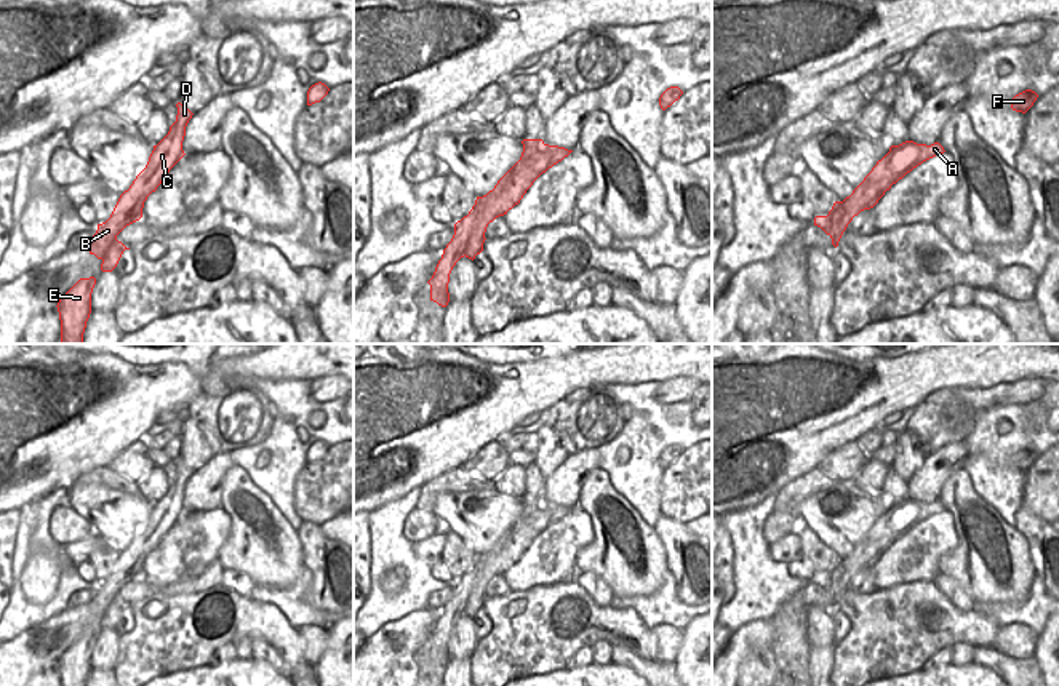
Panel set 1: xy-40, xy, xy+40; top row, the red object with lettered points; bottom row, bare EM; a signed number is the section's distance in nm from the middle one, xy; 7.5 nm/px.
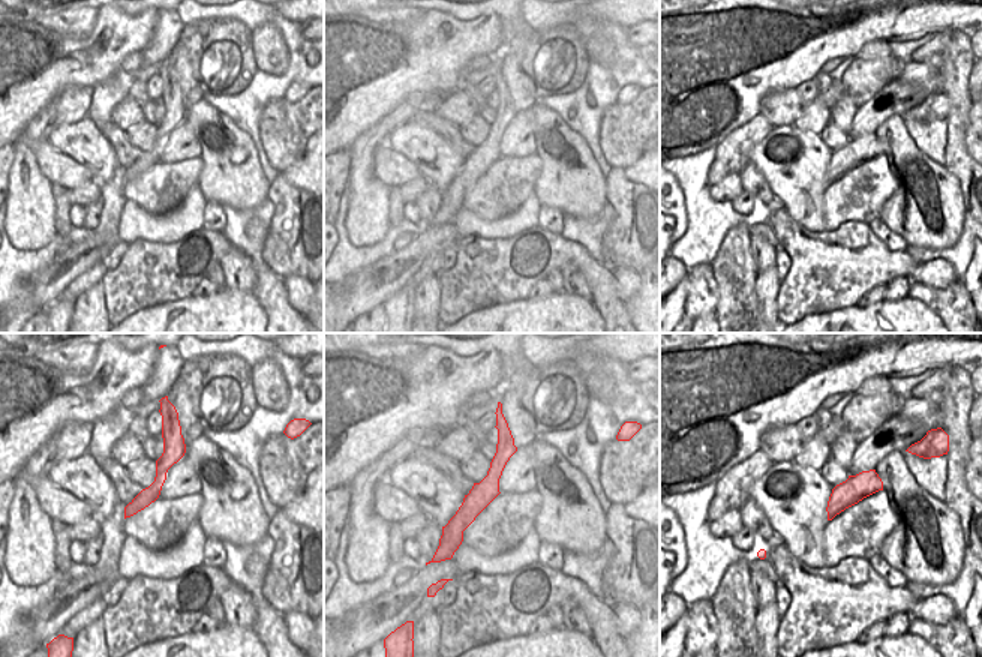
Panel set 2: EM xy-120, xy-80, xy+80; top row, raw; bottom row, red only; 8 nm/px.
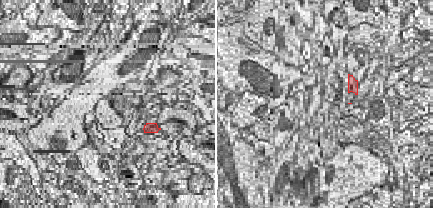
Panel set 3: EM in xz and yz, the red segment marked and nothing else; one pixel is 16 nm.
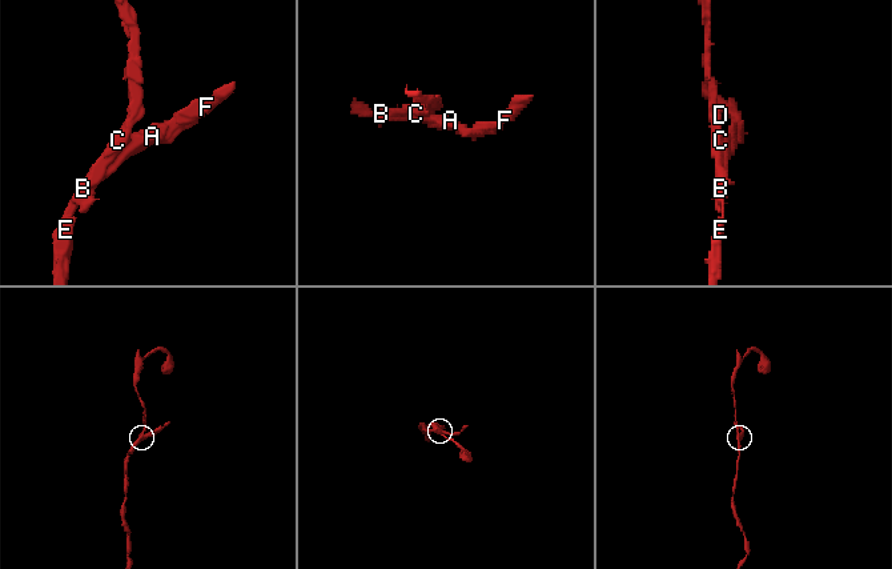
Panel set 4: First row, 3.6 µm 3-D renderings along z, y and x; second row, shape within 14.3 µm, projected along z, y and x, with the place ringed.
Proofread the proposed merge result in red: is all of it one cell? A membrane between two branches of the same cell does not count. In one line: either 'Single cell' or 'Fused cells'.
Fused cells

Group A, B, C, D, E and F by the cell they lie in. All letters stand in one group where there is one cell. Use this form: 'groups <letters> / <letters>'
groups A F / B C D E

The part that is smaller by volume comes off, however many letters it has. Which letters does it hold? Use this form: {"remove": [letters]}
{"remove": ["A", "F"]}

